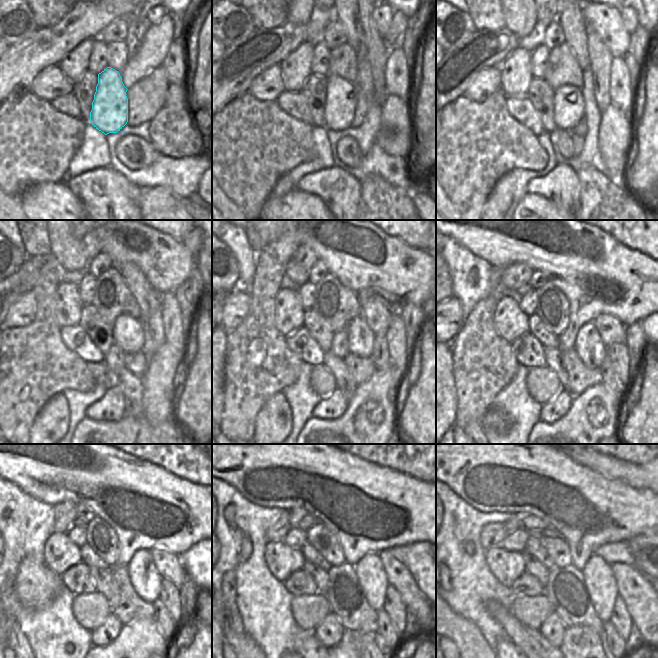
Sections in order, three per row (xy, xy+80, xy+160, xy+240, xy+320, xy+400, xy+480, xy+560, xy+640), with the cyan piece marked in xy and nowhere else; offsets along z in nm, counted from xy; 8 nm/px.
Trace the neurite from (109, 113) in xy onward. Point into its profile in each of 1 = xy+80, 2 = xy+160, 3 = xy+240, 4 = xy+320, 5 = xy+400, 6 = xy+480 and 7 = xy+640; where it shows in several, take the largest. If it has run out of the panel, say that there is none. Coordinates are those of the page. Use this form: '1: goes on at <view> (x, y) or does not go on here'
1: goes on at xy+80 (340, 106)
2: goes on at xy+160 (568, 101)
3: goes on at xy+240 (127, 332)
4: goes on at xy+320 (360, 337)
5: goes on at xy+400 (588, 345)
6: goes on at xy+480 (145, 579)
7: goes on at xy+640 (600, 583)

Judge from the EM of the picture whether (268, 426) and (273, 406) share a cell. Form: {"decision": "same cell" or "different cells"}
{"decision": "same cell"}

